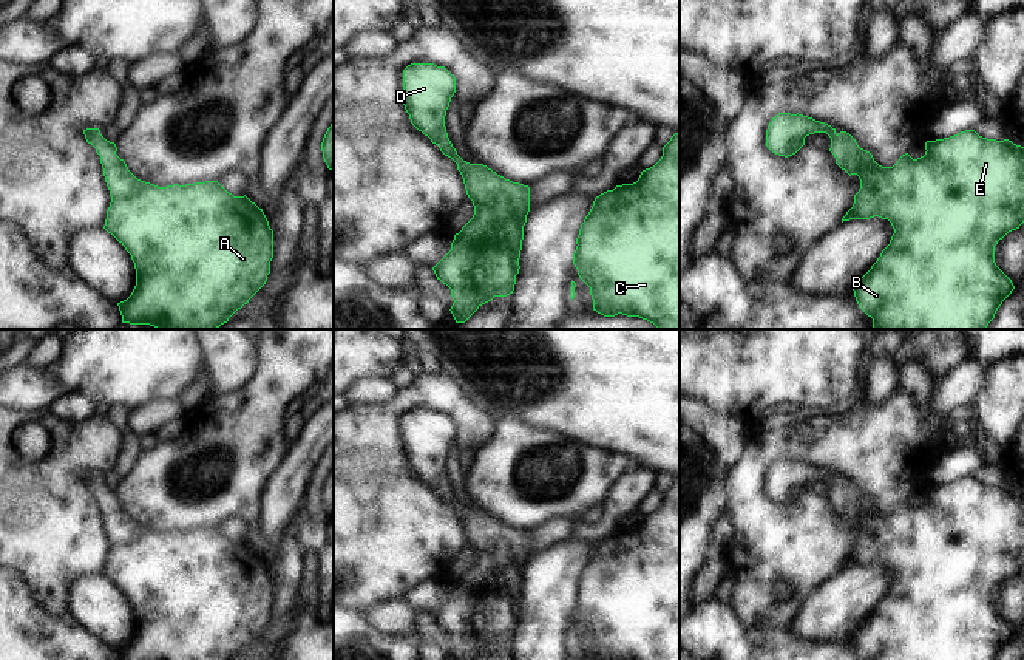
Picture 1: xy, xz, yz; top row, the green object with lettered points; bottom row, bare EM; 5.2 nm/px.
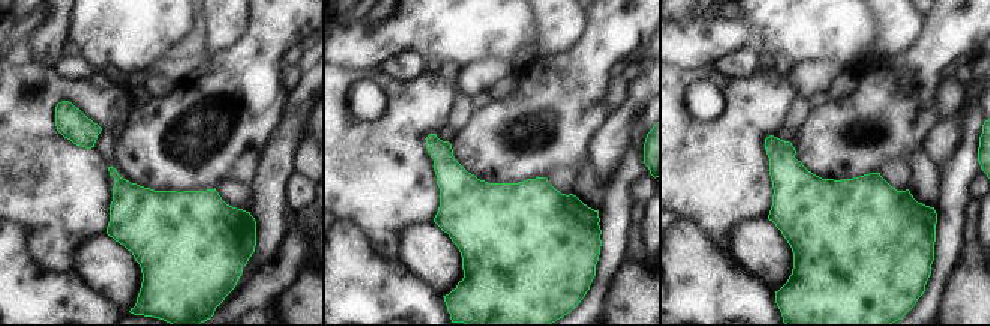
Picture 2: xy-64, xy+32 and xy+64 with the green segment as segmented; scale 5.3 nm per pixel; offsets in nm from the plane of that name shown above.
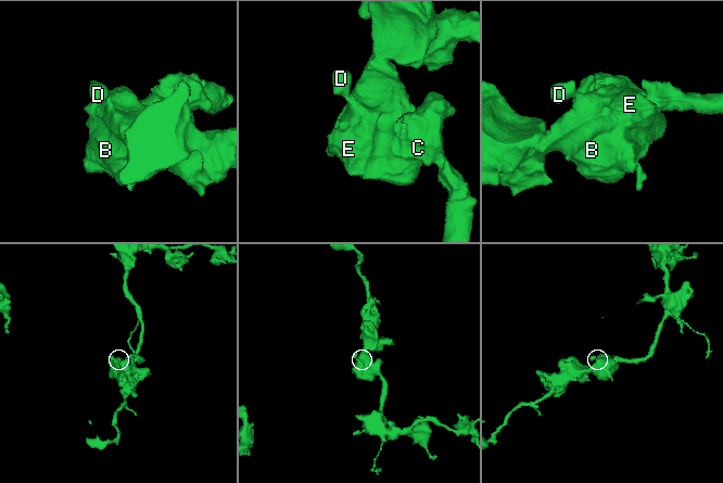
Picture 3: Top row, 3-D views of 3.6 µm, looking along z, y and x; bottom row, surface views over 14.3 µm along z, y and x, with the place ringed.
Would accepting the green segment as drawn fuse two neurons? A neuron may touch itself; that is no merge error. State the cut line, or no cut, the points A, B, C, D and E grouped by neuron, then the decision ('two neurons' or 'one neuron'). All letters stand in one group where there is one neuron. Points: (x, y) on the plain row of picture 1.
no cut | A B C D E | one neuron

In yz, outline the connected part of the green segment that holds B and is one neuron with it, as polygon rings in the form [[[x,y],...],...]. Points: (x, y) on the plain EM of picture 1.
[[[778,459],[772,464],[766,476],[766,493],[788,504],[814,479],[826,479],[831,484],[829,498],[836,510],[849,522],[857,521],[860,526],[854,550],[842,569],[879,563],[888,566],[894,575],[890,590],[853,634],[856,648],[865,660],[996,660],[1015,635],[1012,626],[995,609],[995,592],[1024,569],[1024,493],[1009,485],[987,485],[975,476],[965,476],[950,484],[927,487],[927,498],[917,505],[905,499],[893,513],[882,513],[849,479],[837,481],[831,471],[799,459]]]

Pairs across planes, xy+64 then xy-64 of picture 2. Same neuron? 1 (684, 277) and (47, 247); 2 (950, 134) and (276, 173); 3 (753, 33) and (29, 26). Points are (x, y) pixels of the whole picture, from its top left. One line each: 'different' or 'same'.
1: different
2: same
3: different

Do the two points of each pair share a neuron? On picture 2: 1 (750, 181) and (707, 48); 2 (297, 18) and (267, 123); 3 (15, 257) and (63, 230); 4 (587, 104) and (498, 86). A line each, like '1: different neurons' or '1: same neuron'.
1: different neurons
2: same neuron
3: different neurons
4: different neurons

